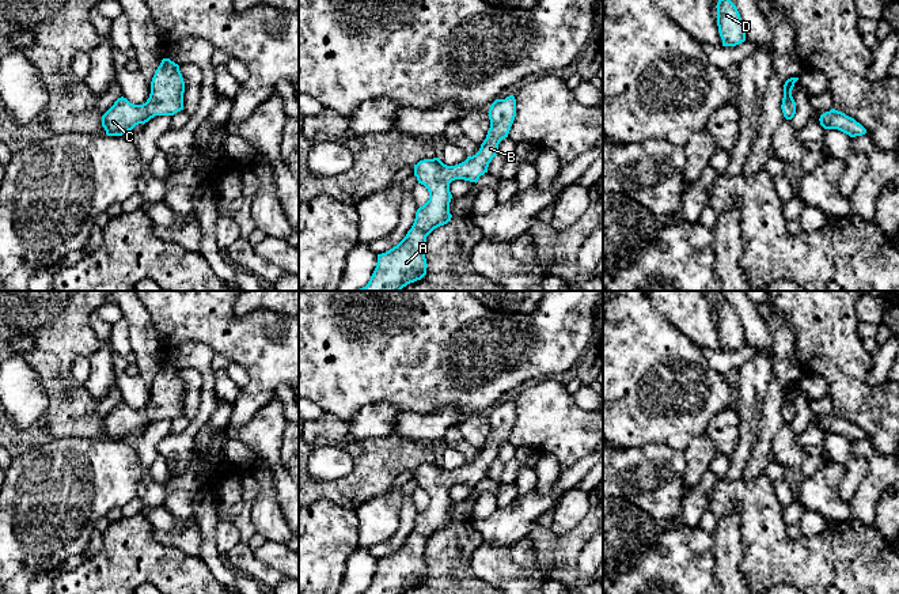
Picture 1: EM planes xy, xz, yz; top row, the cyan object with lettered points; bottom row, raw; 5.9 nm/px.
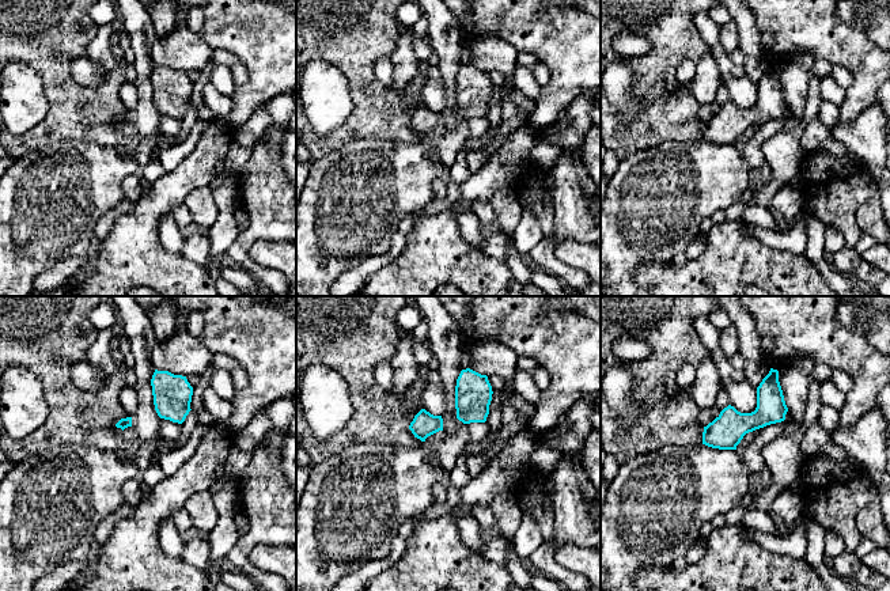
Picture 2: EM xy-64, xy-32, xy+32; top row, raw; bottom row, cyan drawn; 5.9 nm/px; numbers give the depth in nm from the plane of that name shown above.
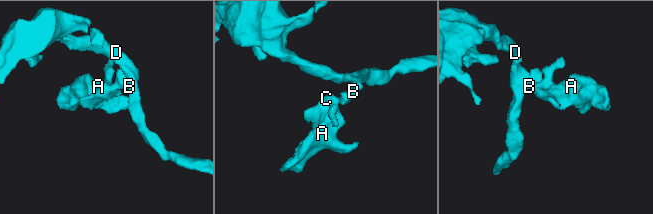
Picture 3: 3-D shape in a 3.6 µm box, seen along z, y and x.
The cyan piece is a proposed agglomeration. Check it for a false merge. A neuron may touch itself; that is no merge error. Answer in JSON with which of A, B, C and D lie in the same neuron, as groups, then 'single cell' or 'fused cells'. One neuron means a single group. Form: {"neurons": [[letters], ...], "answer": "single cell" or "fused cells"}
{"neurons": [["A", "B", "C", "D"]], "answer": "single cell"}

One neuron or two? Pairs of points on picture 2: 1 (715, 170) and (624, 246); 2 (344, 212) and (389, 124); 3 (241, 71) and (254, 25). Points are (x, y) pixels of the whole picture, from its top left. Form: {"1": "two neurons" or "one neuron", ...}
{"1": "one neuron", "2": "two neurons", "3": "two neurons"}

